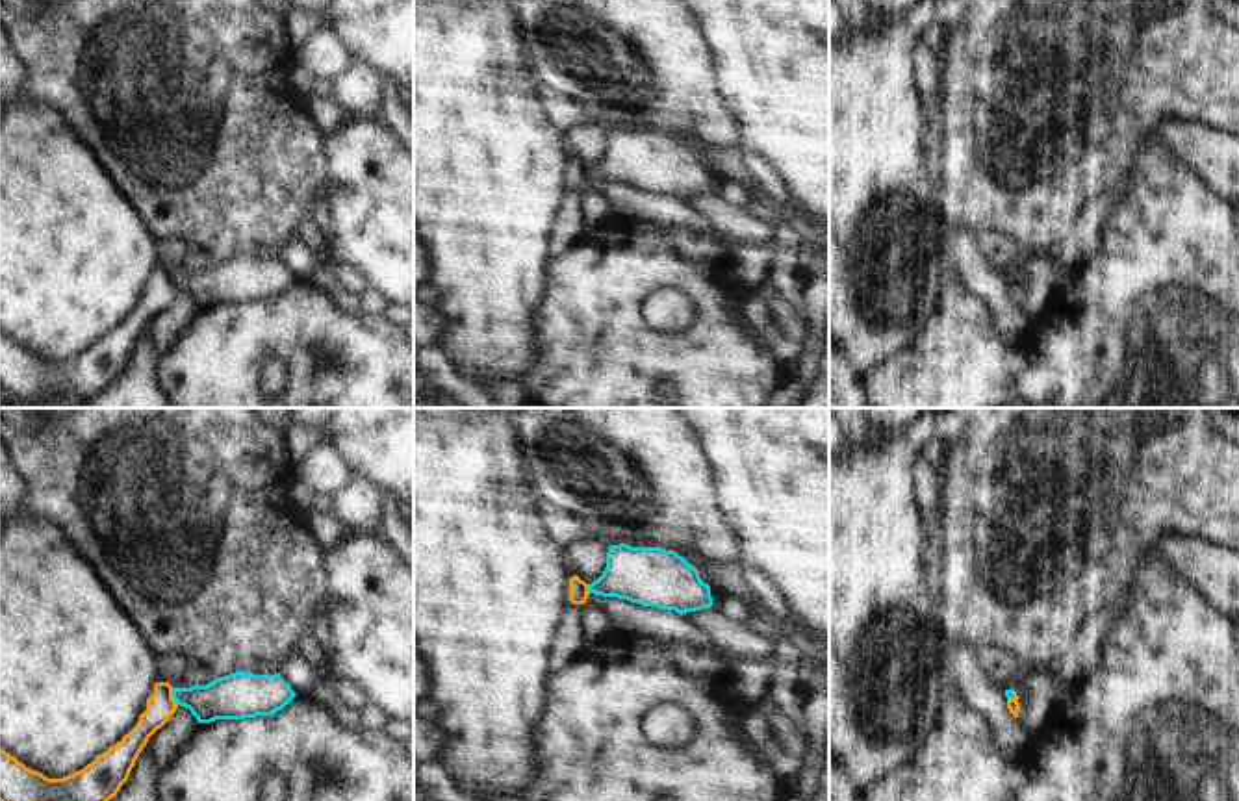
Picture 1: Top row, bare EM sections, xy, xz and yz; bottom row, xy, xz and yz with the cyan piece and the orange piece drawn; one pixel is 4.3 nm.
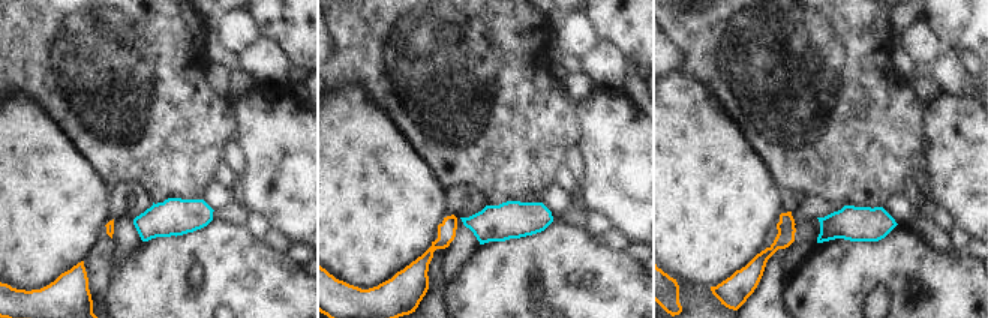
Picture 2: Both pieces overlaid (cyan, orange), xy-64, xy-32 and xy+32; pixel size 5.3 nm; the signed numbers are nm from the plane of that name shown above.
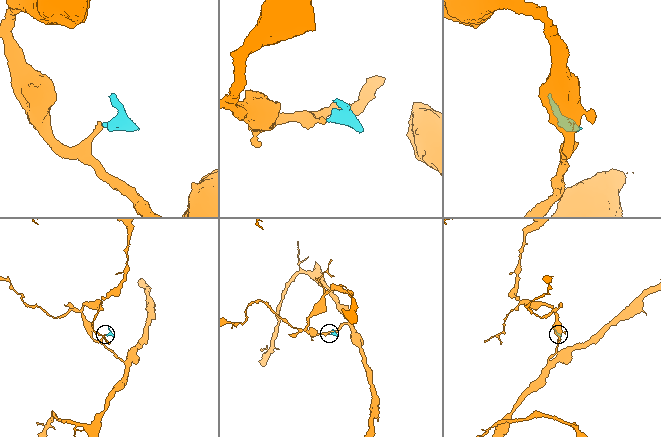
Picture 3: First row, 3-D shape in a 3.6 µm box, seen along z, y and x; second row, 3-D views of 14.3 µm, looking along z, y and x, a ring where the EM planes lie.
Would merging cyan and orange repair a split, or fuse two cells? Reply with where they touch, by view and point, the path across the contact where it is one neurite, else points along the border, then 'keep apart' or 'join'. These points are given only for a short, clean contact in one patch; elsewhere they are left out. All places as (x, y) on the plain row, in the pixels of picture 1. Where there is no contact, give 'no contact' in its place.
contact xy (173, 282); border xy (173, 273), (177, 290); keep apart

